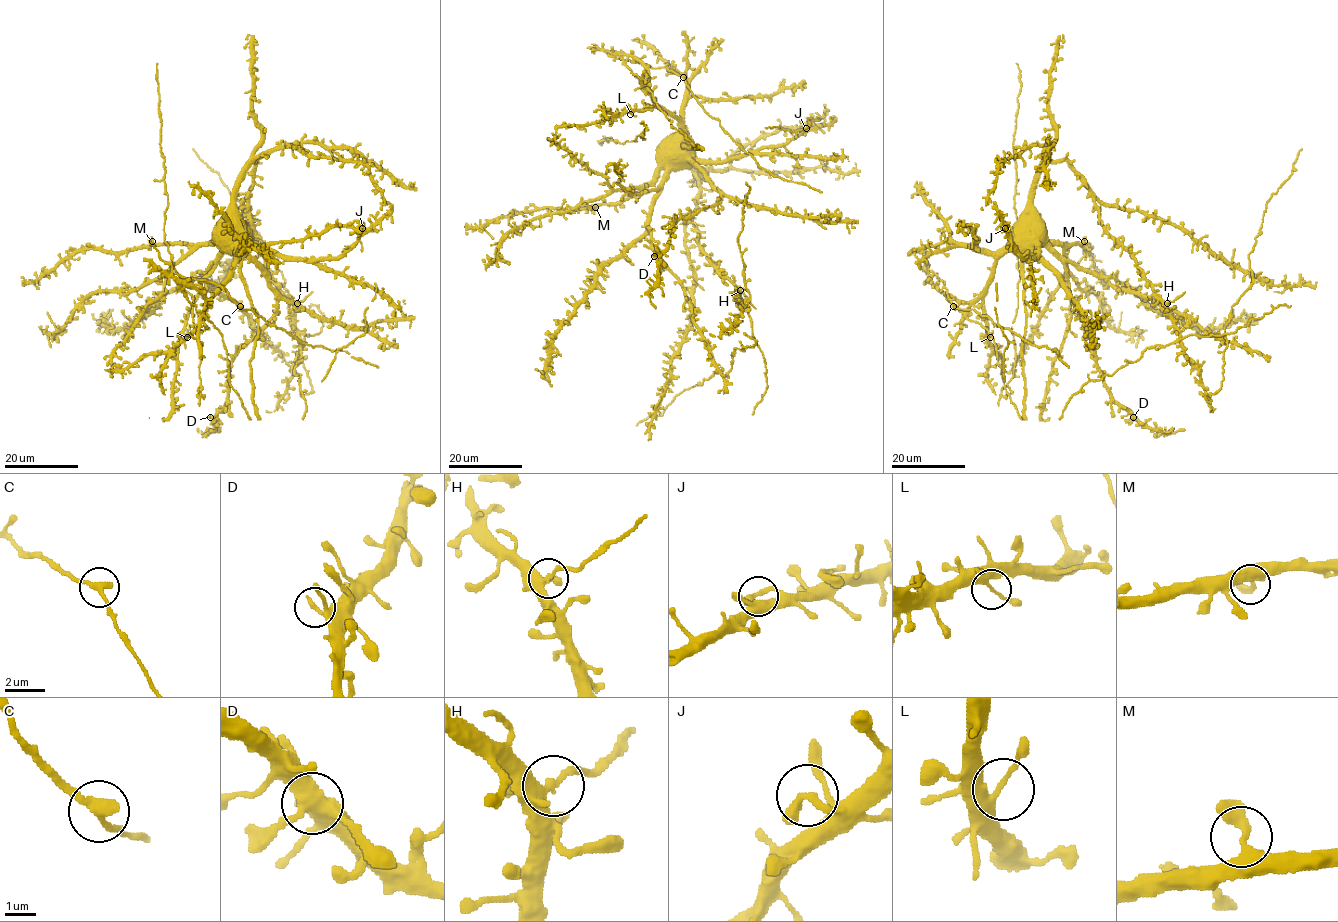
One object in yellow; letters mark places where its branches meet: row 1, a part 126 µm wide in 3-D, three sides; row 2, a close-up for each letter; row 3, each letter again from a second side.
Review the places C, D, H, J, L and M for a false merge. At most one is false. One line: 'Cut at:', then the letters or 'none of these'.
Cut at: H

